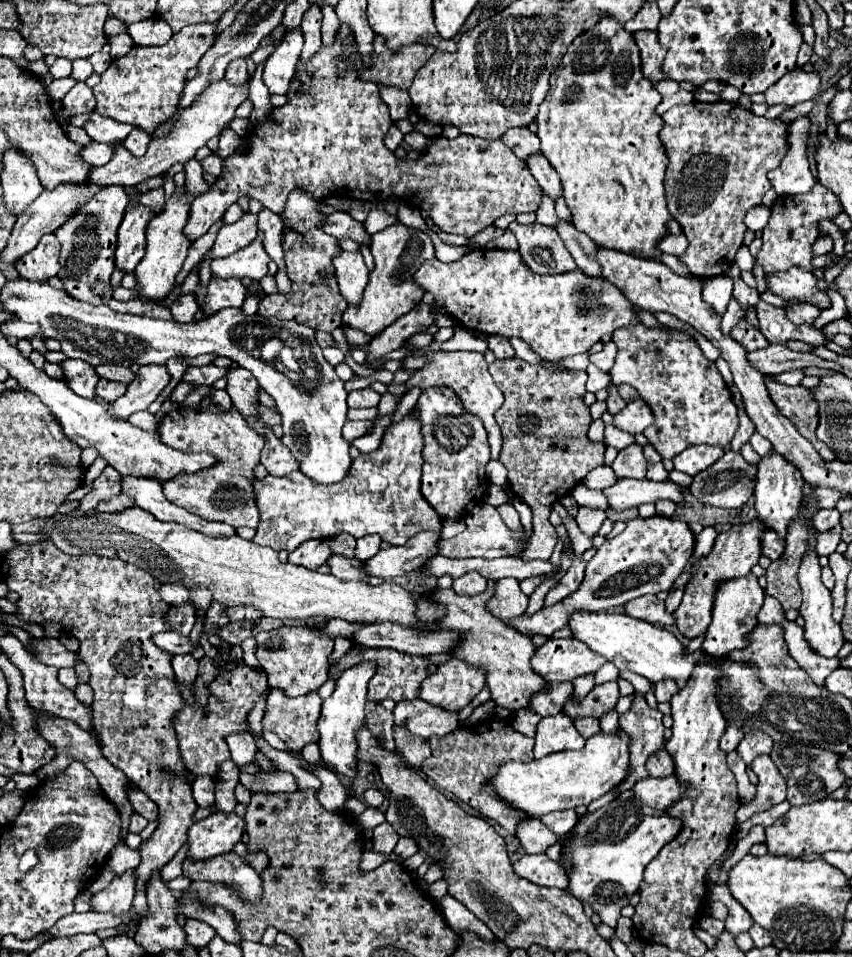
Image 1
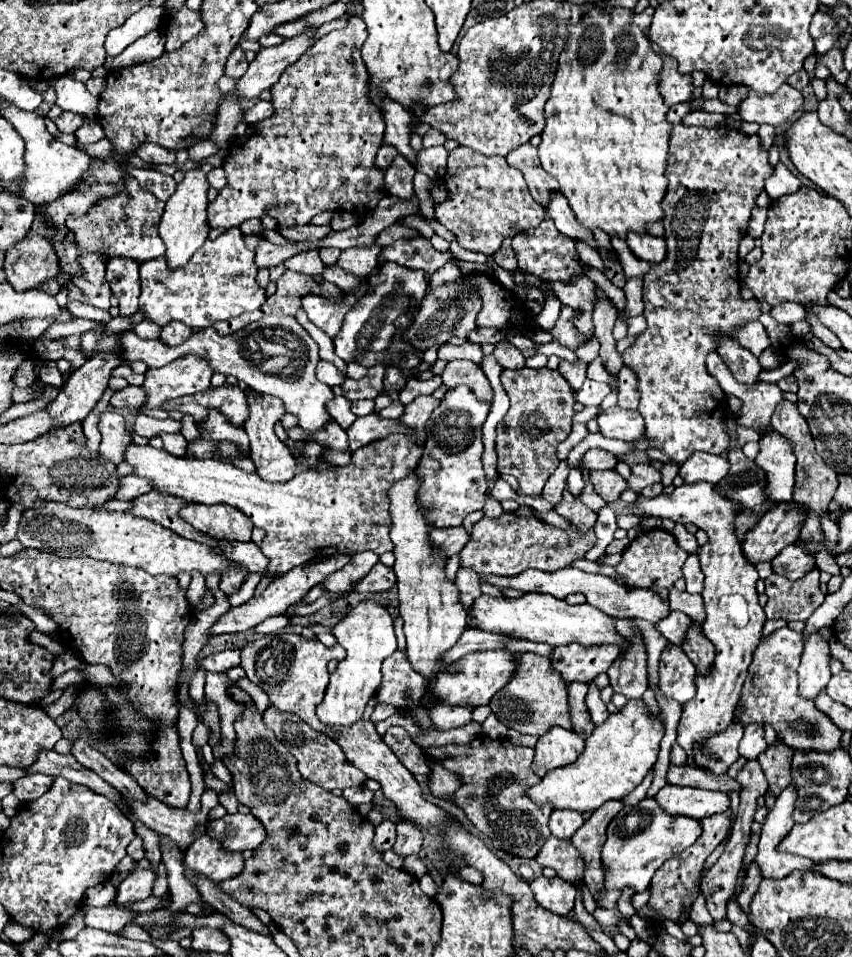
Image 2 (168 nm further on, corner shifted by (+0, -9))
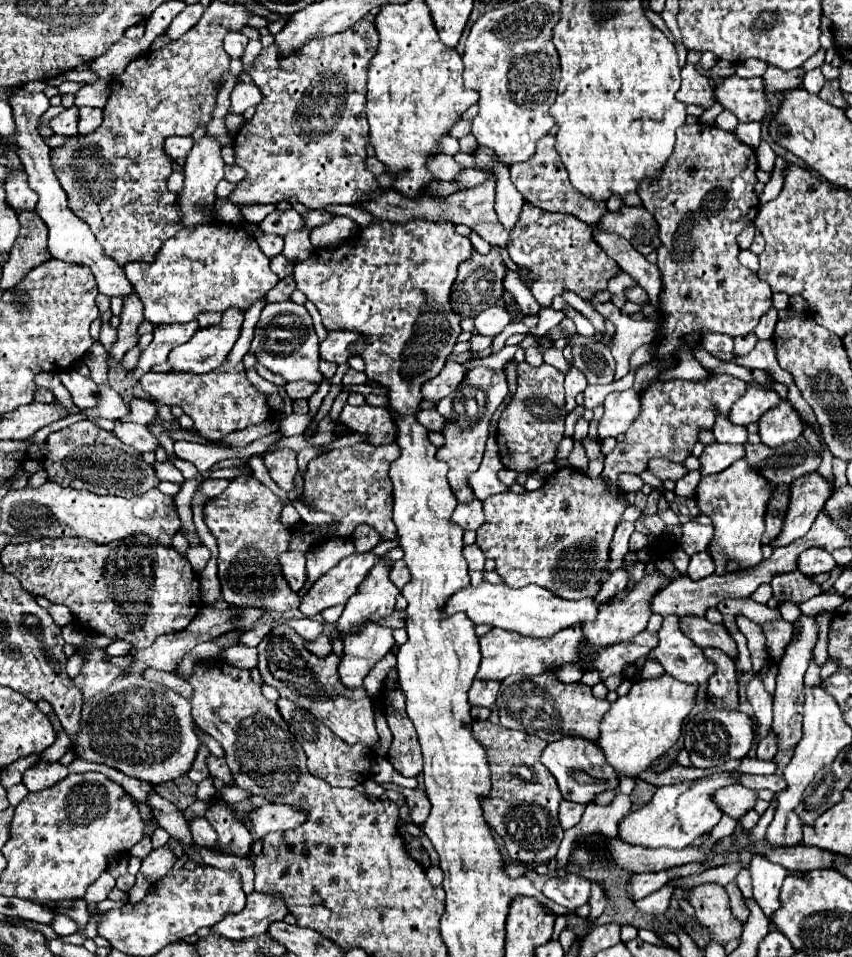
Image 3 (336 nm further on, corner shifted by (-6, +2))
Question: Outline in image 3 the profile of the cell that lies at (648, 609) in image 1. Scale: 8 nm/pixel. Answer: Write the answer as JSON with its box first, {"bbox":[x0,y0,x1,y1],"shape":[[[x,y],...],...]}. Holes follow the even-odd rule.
{"bbox":[679,616,737,658],"shape":[[[683,616],[679,624],[683,634],[689,636],[699,648],[719,648],[729,658],[737,654],[735,640],[727,634],[727,630],[721,624],[711,624],[709,620],[697,616]]]}

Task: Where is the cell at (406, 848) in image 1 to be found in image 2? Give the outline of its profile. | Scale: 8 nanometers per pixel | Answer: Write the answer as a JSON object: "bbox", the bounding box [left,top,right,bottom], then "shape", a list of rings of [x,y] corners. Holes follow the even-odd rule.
{"bbox":[393,823,423,857],"shape":[[[409,823],[397,825],[397,841],[393,845],[393,851],[399,857],[417,855],[421,851],[421,843],[423,843],[423,835],[415,825],[409,825]]]}

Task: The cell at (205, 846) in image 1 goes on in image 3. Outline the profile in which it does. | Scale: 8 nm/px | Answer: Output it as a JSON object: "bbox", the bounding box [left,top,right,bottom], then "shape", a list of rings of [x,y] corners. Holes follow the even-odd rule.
{"bbox":[251,804,307,838],"shape":[[[267,804],[251,814],[251,824],[257,838],[275,830],[293,830],[307,822],[307,810],[297,810],[287,804]]]}

